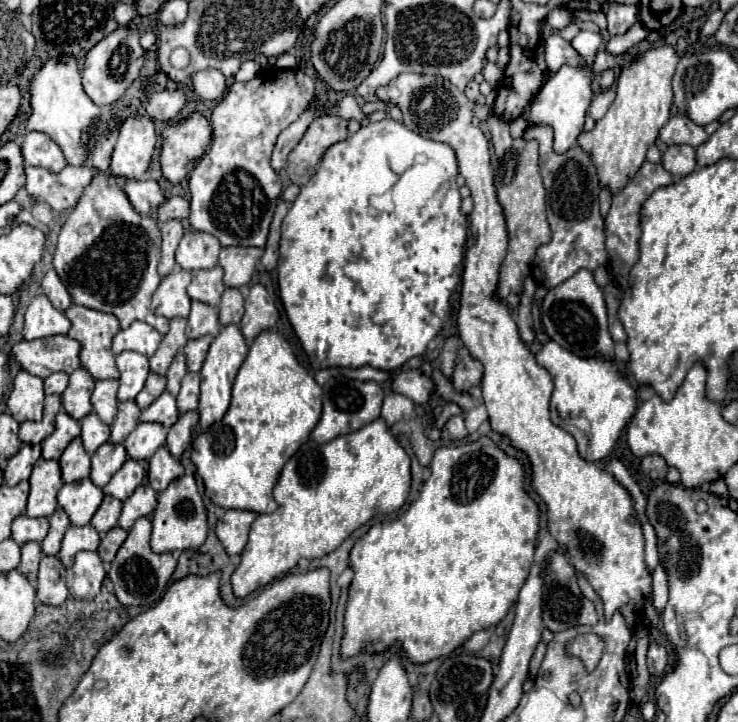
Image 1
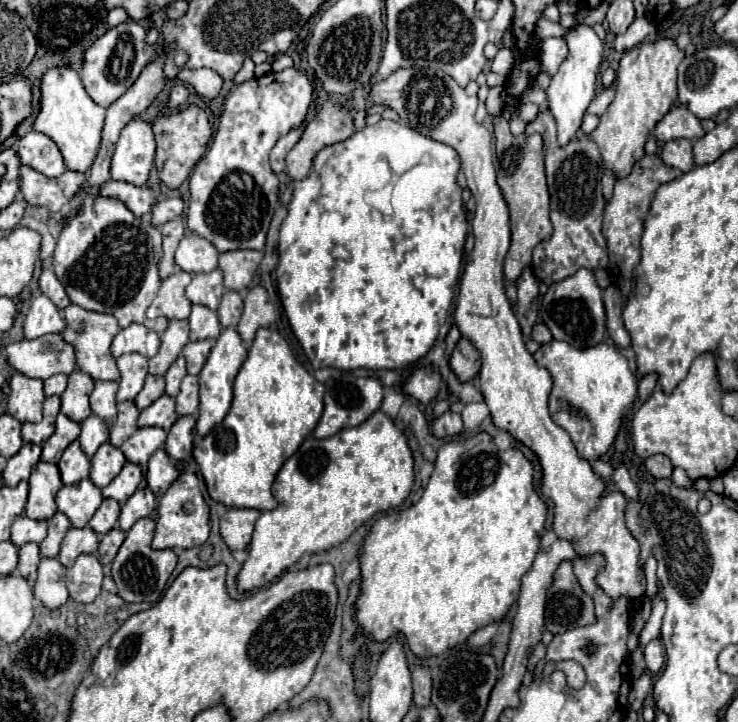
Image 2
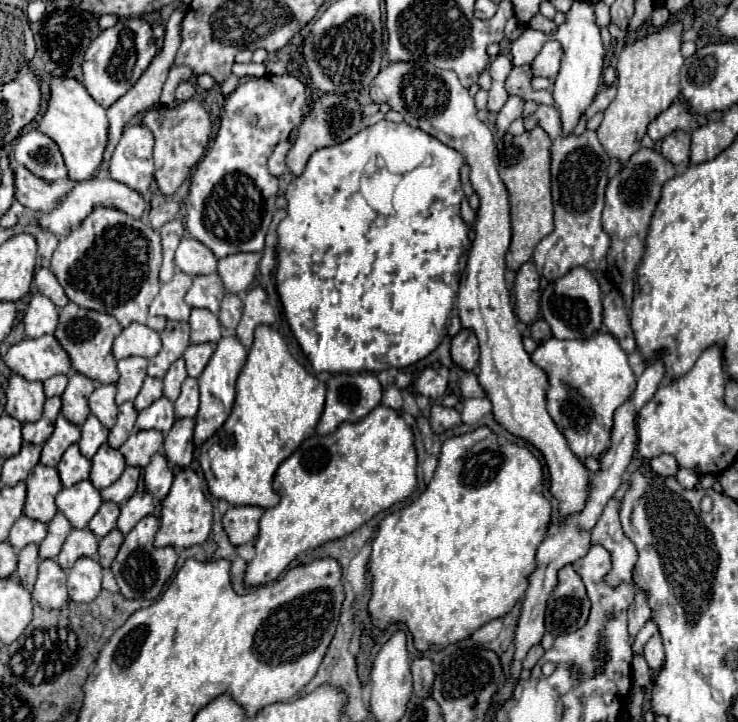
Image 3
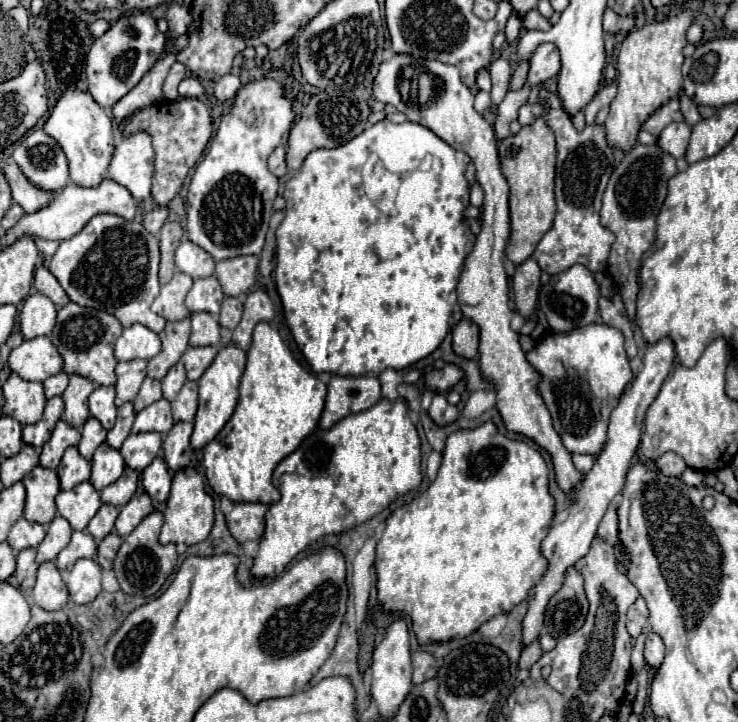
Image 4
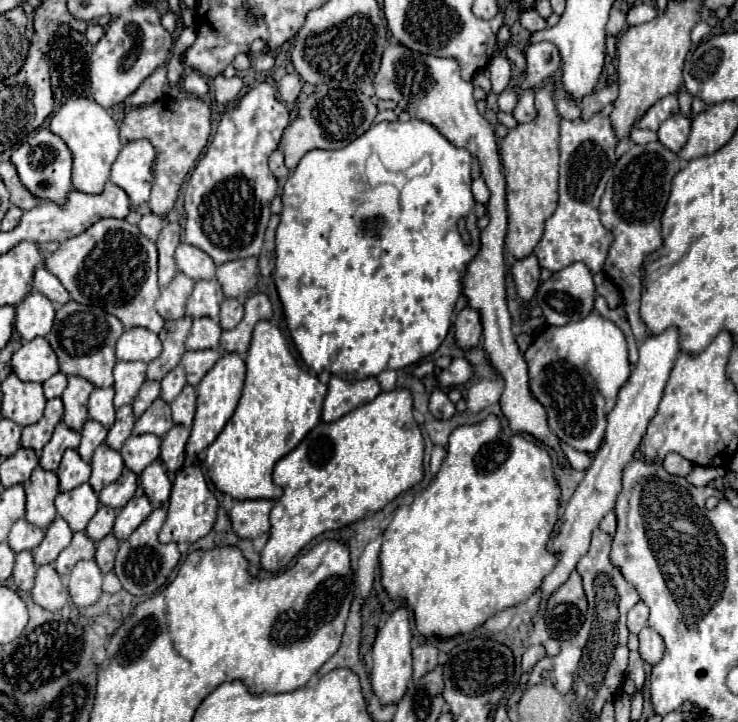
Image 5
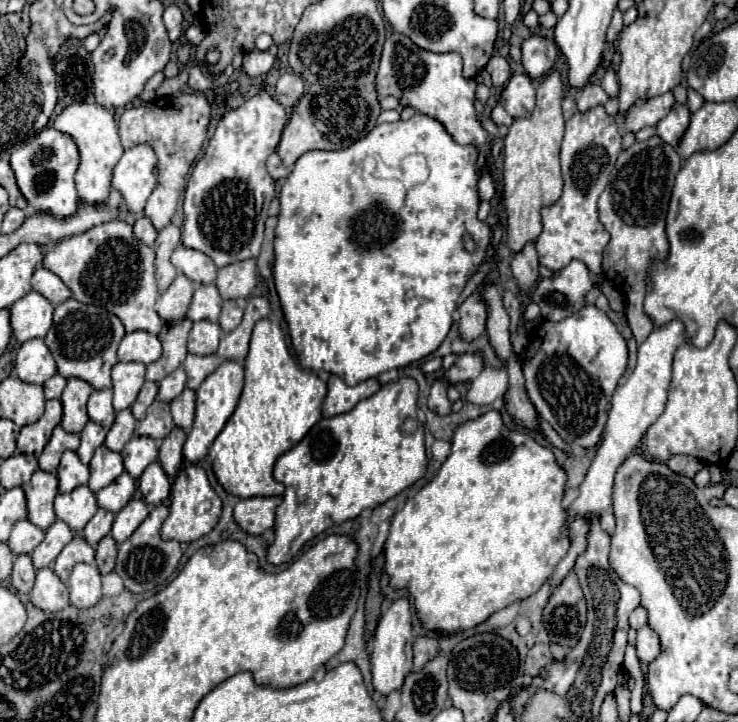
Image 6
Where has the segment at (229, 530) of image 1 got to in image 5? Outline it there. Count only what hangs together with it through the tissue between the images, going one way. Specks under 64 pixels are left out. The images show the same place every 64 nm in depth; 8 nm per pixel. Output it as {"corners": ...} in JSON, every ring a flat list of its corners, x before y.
{"corners":[[242,500,230,510,232,528,240,538,256,538,270,530,270,510,276,500]]}

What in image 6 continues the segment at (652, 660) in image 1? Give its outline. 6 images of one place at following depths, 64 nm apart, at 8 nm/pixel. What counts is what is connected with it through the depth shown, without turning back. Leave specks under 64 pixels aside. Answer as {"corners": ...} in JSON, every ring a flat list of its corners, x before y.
{"corners":[[648,624,638,628,636,652,638,652,640,662,646,662,646,664,652,662,660,654,660,638,658,638,658,634]]}

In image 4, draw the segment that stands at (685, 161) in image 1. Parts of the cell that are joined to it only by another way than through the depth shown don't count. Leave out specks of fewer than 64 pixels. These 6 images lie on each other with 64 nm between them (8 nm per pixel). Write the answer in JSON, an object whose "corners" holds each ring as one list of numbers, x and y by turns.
{"corners":[[686,122,668,124,668,128,664,128,664,132,660,132,658,136,658,146,664,152,672,154,674,158,684,158,688,142,690,142,690,126]]}

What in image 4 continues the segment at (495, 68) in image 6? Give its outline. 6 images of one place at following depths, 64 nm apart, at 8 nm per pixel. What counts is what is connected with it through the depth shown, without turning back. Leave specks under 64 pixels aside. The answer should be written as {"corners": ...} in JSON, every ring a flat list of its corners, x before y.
{"corners":[[496,58,490,64,490,76,492,76,492,102,498,106,504,98,504,94,508,92,508,84,510,84,510,76,512,76,512,68,508,64,508,60,504,58]]}

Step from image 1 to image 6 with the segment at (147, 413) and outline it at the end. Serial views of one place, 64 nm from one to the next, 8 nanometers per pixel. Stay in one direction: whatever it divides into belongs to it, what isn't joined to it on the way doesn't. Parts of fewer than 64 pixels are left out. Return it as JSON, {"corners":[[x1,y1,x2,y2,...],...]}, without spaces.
{"corners":[[154,400,152,406,148,408,148,414,142,422,136,426,136,436,148,436,154,440,164,440,168,432,172,432,174,422,170,416,170,404,162,400]]}

